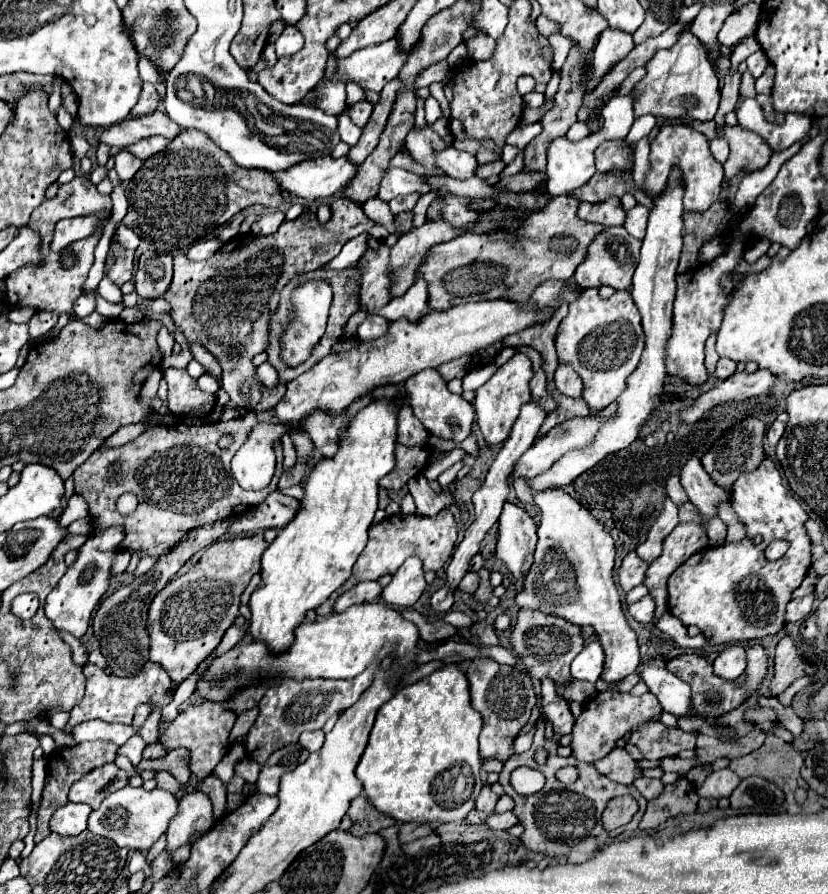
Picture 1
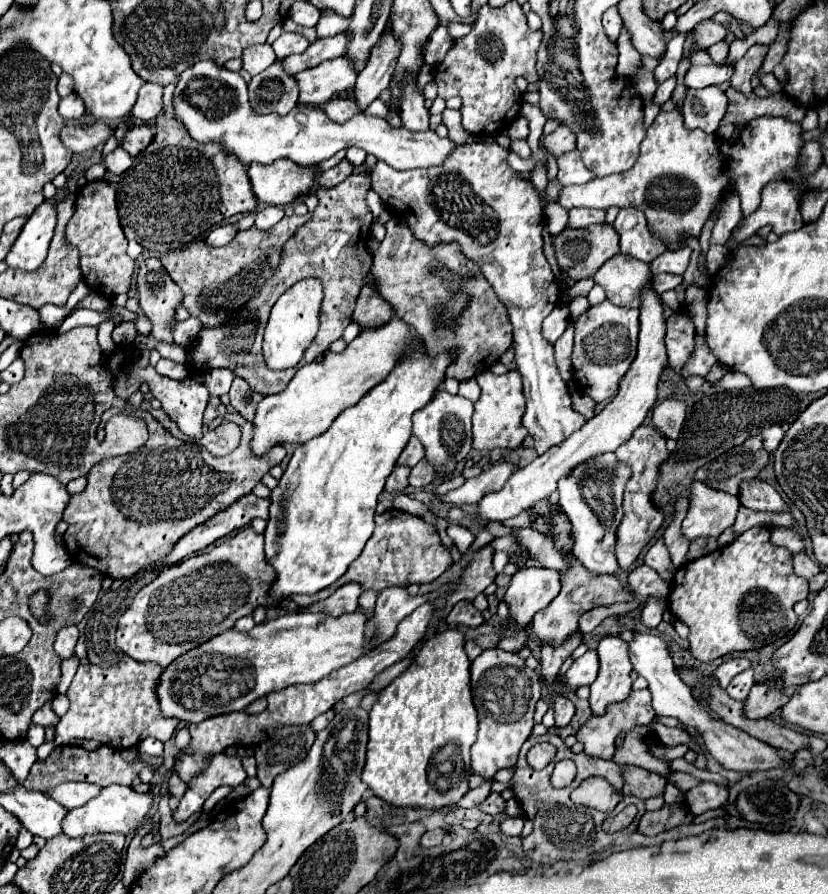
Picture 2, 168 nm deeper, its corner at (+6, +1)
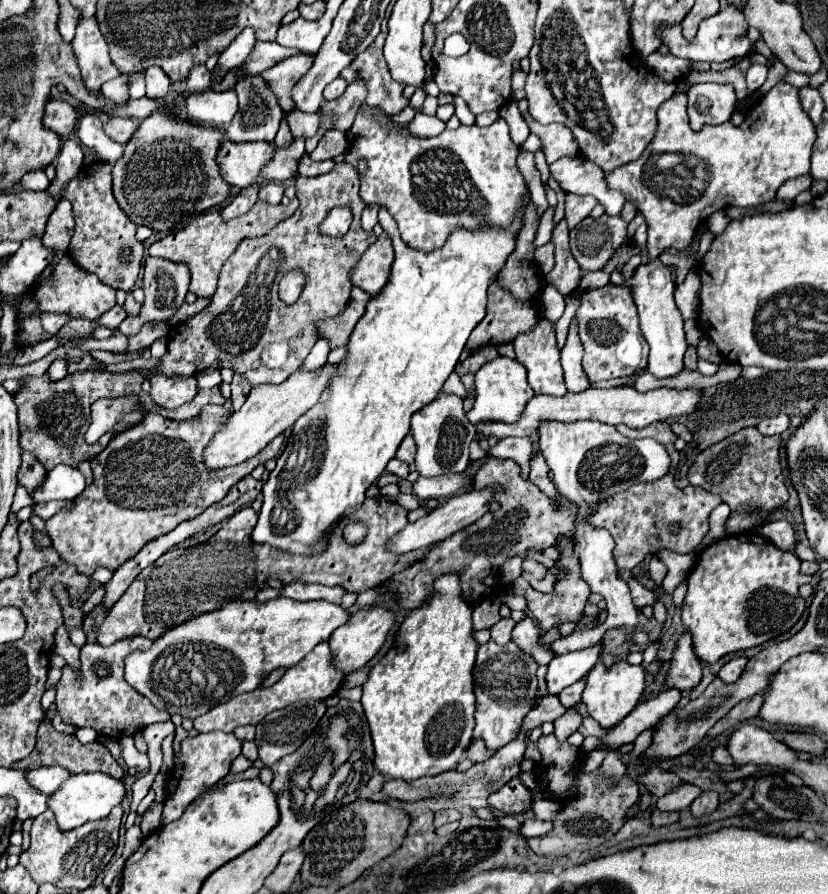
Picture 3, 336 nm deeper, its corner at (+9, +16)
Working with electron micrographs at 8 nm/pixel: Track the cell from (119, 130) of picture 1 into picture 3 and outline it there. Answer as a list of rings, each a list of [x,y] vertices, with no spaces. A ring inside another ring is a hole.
[[[51,98],[47,102],[43,124],[49,130],[55,130],[61,138],[69,138],[75,132],[77,120],[79,120],[79,114],[71,104],[67,104],[63,100],[55,100],[55,98]]]

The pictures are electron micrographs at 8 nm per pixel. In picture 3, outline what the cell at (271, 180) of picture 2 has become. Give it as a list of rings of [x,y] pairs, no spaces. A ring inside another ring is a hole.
[[[223,140],[221,150],[217,154],[217,162],[221,166],[223,178],[231,186],[249,188],[249,184],[257,184],[261,180],[261,168],[269,164],[273,158],[275,144],[273,142],[231,142]]]

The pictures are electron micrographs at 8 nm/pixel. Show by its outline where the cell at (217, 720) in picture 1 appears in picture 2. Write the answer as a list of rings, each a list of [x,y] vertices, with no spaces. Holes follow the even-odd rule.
[[[424,603],[420,605],[412,615],[408,615],[404,621],[400,621],[400,627],[396,631],[396,635],[388,641],[382,643],[380,647],[372,649],[368,655],[332,671],[328,677],[316,681],[316,683],[308,683],[308,685],[292,685],[288,689],[276,691],[268,695],[268,709],[250,717],[250,713],[240,711],[240,713],[228,713],[228,715],[218,715],[212,719],[206,719],[204,723],[198,725],[188,725],[188,731],[192,735],[192,755],[184,755],[178,763],[178,773],[180,777],[188,783],[196,773],[200,773],[200,769],[206,765],[206,757],[224,751],[226,747],[232,745],[258,745],[262,741],[262,737],[272,735],[272,731],[276,727],[286,727],[286,725],[306,725],[310,723],[314,717],[326,713],[328,709],[332,709],[340,699],[344,699],[350,693],[362,691],[368,687],[368,683],[386,667],[402,661],[416,645],[418,641],[422,641],[424,633],[426,633],[426,625],[432,617],[432,605]]]

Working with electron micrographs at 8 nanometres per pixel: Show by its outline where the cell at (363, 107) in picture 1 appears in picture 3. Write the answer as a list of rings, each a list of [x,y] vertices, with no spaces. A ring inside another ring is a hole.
[[[339,76],[339,78],[335,78],[331,84],[327,84],[327,86],[325,86],[323,96],[325,96],[325,100],[327,100],[327,102],[337,100],[337,98],[345,92],[345,88],[347,88],[347,80],[341,80],[341,76]]]

